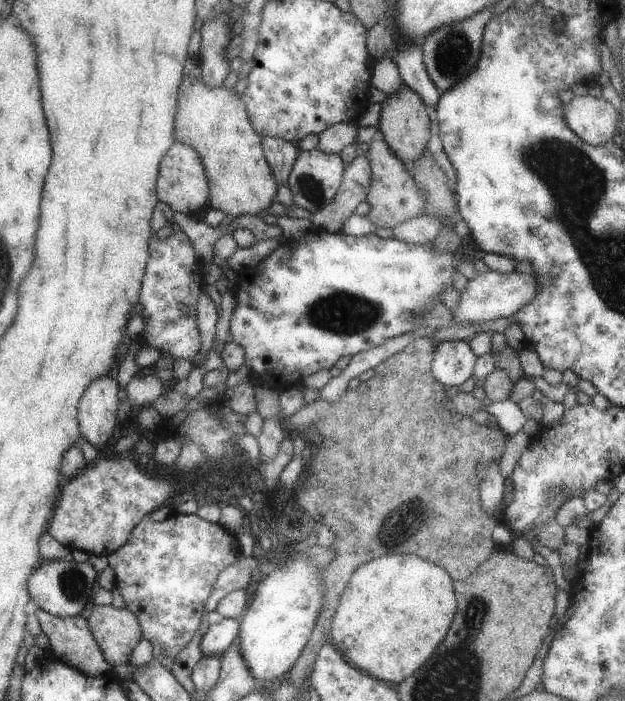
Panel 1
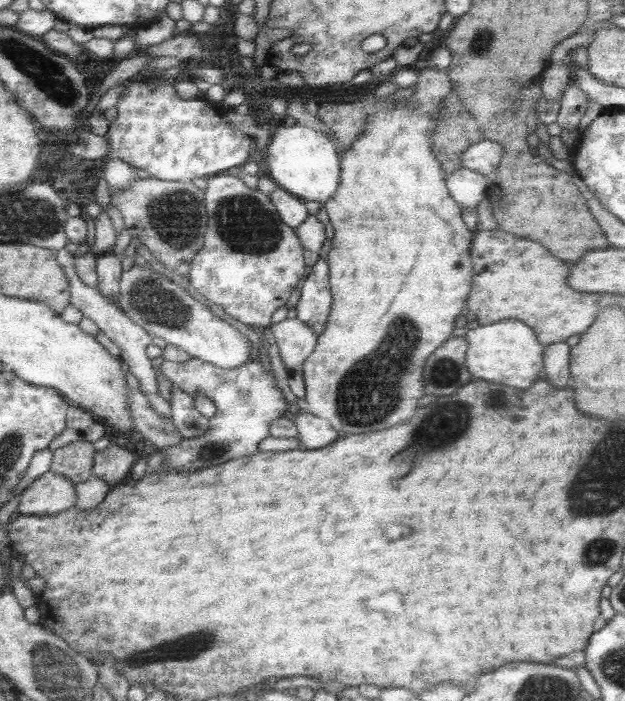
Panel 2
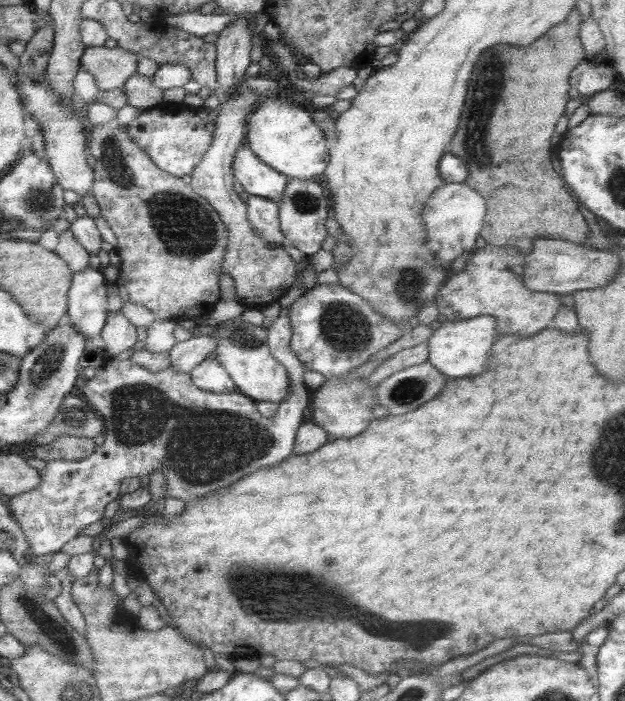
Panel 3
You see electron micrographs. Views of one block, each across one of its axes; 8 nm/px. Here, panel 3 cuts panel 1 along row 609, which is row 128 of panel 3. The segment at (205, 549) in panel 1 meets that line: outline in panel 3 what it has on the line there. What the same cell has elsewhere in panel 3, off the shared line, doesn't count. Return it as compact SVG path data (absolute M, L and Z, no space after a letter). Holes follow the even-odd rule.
M159 103L136 115L127 123L127 134L159 170L179 179L191 174L209 148L212 138L211 133L205 130L204 122L196 113L190 112L187 106L165 103Z

